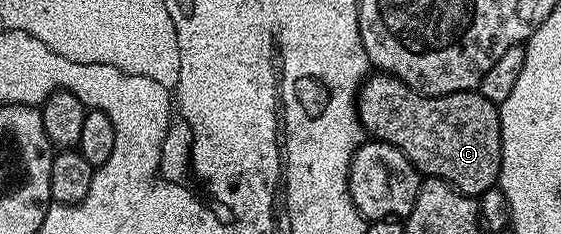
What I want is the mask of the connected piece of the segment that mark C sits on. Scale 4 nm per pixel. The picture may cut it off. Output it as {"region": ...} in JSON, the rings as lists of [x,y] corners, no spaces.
{"region":[[[374,73],[363,82],[356,100],[358,120],[375,140],[400,149],[423,176],[443,179],[461,195],[477,197],[498,182],[502,168],[502,130],[499,104],[488,101],[481,91],[457,91],[451,95],[421,95],[393,75]]]}

